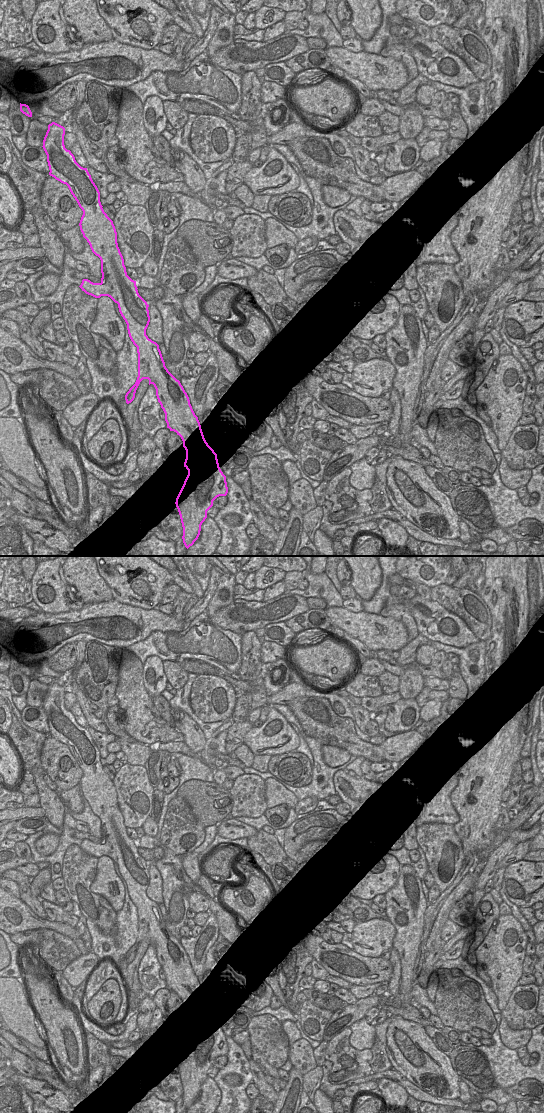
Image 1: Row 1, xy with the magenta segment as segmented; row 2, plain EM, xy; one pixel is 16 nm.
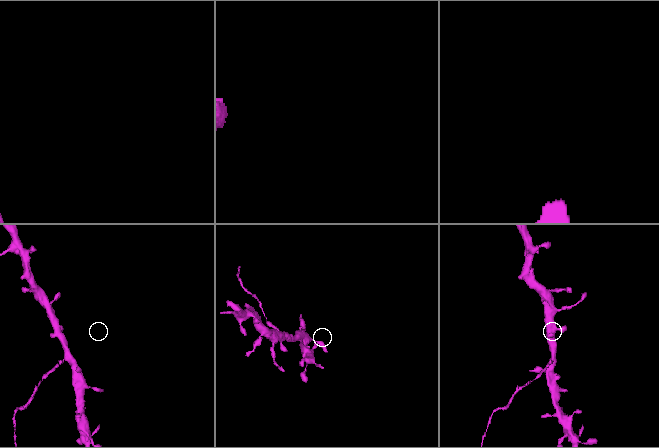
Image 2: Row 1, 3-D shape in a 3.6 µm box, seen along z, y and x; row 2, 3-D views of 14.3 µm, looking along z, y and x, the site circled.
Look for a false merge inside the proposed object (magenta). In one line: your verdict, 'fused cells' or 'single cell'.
fused cells

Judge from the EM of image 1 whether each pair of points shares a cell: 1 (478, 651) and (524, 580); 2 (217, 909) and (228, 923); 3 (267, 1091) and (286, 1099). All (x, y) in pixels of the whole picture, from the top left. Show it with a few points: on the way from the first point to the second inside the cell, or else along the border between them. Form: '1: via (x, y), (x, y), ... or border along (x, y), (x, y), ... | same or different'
1: border along (485, 641), (484, 666) | different
2: via (220, 912), (226, 920) | same
3: border along (277, 1093), (277, 1099), (274, 1102) | different

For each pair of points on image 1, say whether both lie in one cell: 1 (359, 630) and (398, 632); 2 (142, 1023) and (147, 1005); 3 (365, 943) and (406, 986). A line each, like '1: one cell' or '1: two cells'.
1: one cell
2: one cell
3: two cells

